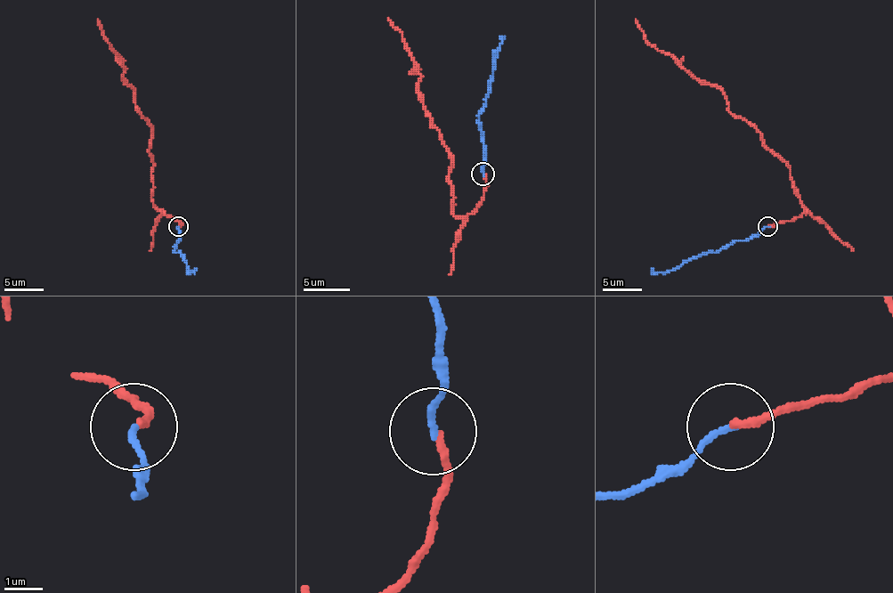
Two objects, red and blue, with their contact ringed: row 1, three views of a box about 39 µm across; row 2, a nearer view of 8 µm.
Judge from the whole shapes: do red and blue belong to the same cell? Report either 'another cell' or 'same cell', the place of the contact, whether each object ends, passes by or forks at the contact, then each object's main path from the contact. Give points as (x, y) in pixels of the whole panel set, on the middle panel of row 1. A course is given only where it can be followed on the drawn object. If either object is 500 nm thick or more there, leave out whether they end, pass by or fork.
same cell | (483, 174) | red ends | blue ends | red via (483, 174), (483, 199), (462, 215), (450, 211), (450, 153), (427, 116), (418, 90), (418, 64), (388, 18) | blue via (483, 174), (486, 153), (479, 116), (505, 36)

